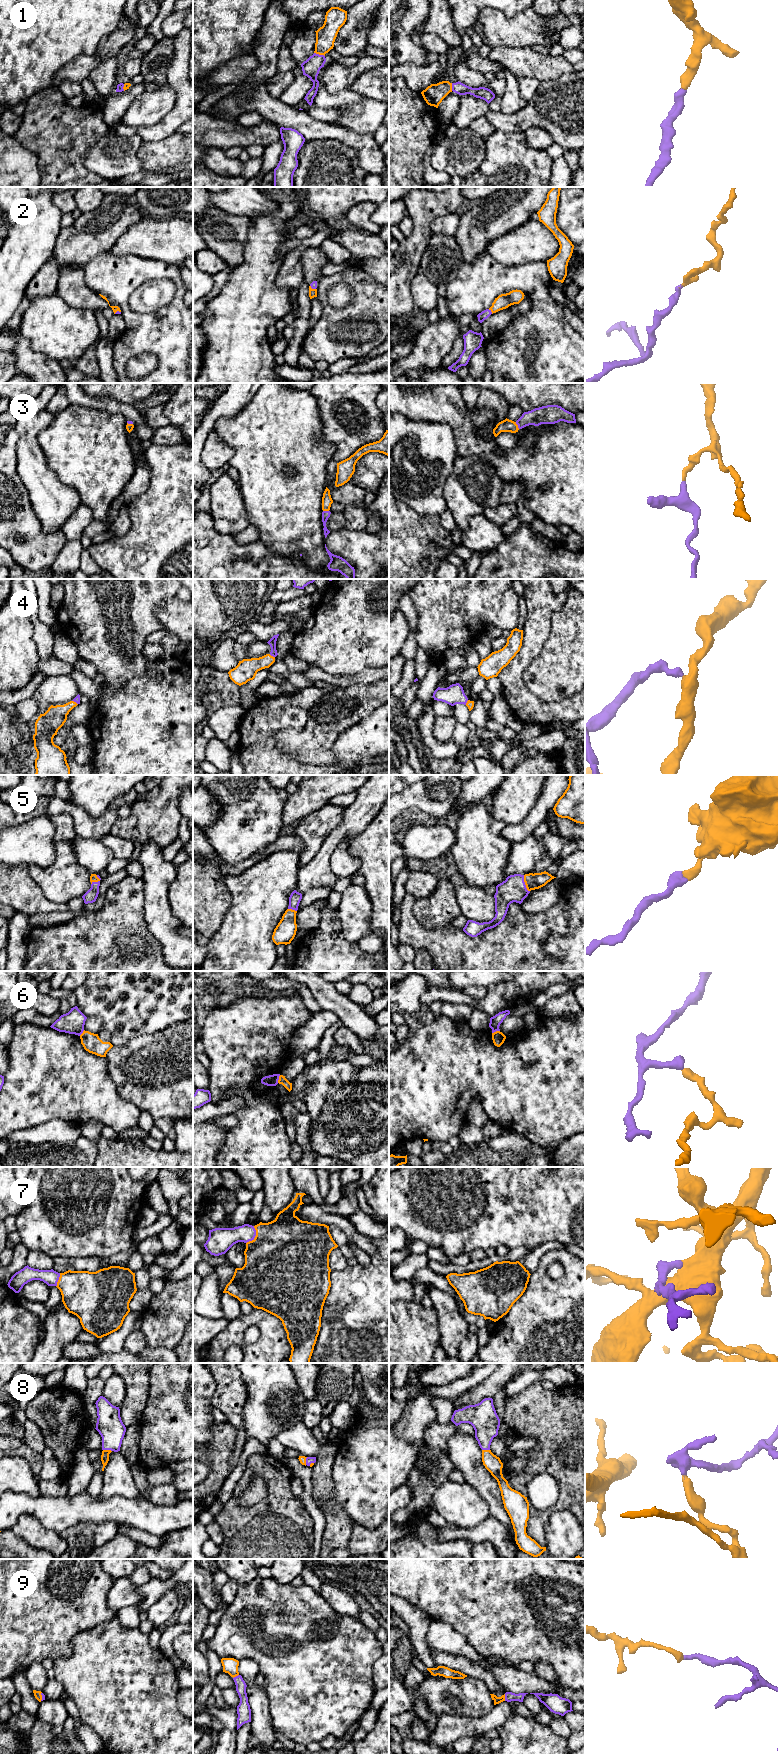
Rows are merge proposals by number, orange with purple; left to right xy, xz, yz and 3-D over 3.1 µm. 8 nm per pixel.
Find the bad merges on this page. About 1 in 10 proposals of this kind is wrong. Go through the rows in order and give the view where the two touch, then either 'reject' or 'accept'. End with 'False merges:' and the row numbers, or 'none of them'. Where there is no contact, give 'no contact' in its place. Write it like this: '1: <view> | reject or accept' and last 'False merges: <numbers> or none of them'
1: xz | accept
2: yz | accept
3: yz | accept
4: xz | accept
5: yz | accept
6: xz | reject
7: xz | accept
8: xy | accept
9: yz | accept
False merges: 6

